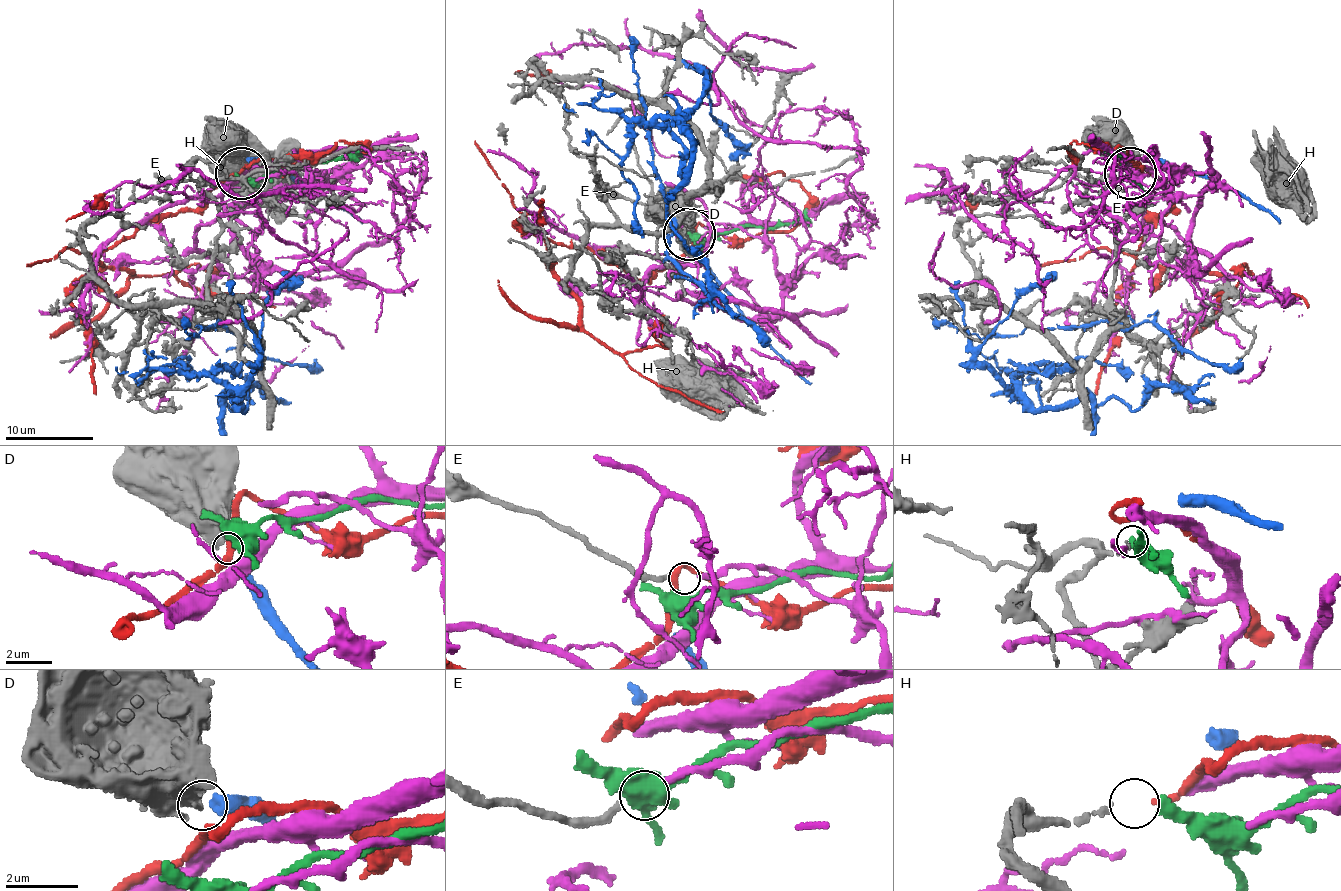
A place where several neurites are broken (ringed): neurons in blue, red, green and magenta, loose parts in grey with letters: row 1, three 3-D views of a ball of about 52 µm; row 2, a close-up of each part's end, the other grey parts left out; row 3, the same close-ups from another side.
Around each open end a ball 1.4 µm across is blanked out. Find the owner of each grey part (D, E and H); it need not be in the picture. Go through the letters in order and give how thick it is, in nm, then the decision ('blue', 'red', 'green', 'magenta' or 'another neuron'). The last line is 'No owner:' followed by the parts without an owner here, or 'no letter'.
D: 900 nm | blue
E: 200 nm | magenta
H: 120 nm | green
No owner: no letter

